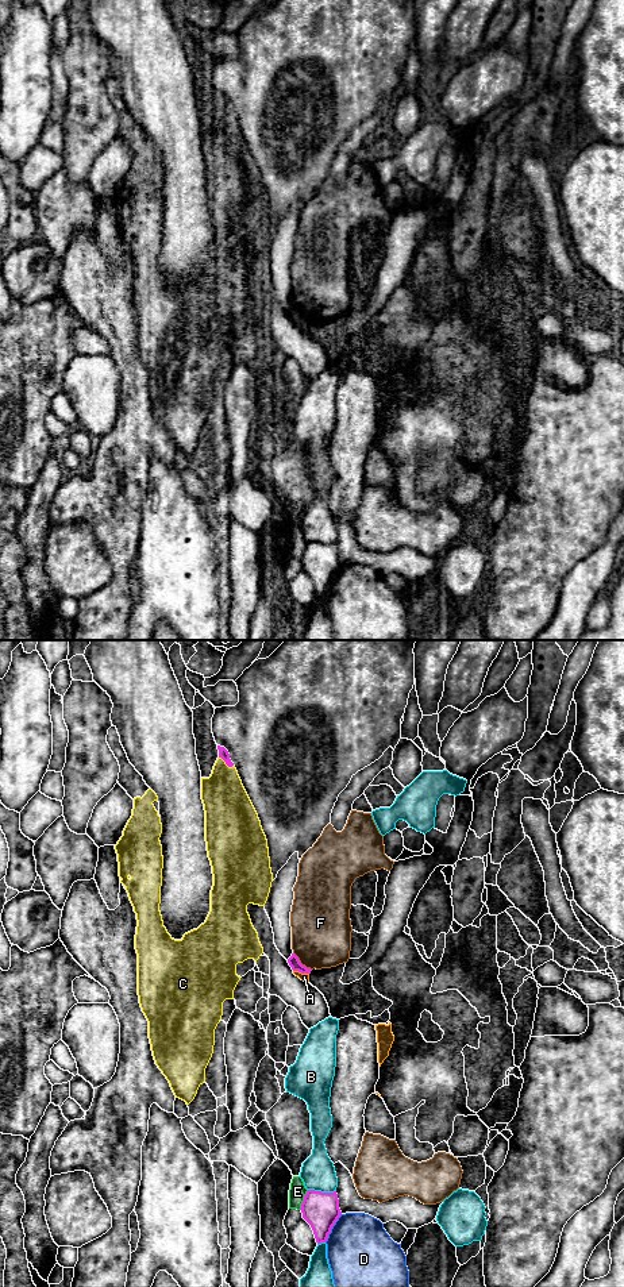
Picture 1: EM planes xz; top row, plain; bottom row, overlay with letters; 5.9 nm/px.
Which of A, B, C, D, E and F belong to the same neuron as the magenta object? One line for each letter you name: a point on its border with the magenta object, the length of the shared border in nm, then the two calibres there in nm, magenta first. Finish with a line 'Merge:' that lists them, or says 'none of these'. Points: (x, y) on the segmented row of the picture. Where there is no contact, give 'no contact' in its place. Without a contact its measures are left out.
Merge: none of these

